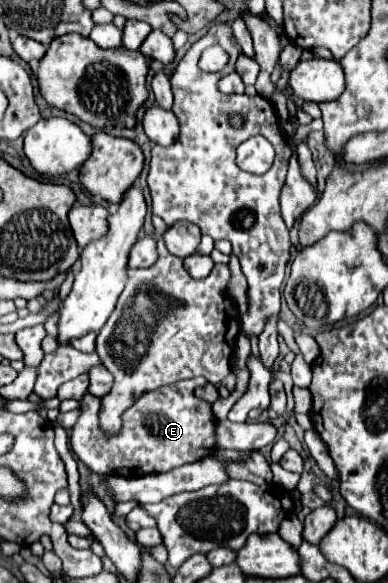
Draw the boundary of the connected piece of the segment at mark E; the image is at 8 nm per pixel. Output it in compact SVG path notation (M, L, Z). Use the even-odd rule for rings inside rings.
M186 379L144 393L128 411L124 411L122 431L114 437L108 437L98 427L101 399L86 393L80 401L82 413L70 429L72 451L92 471L122 477L134 477L134 473L166 473L184 463L206 459L206 455L216 455L220 447L216 441L216 417L212 405L194 395L194 389L204 383L206 379Z

